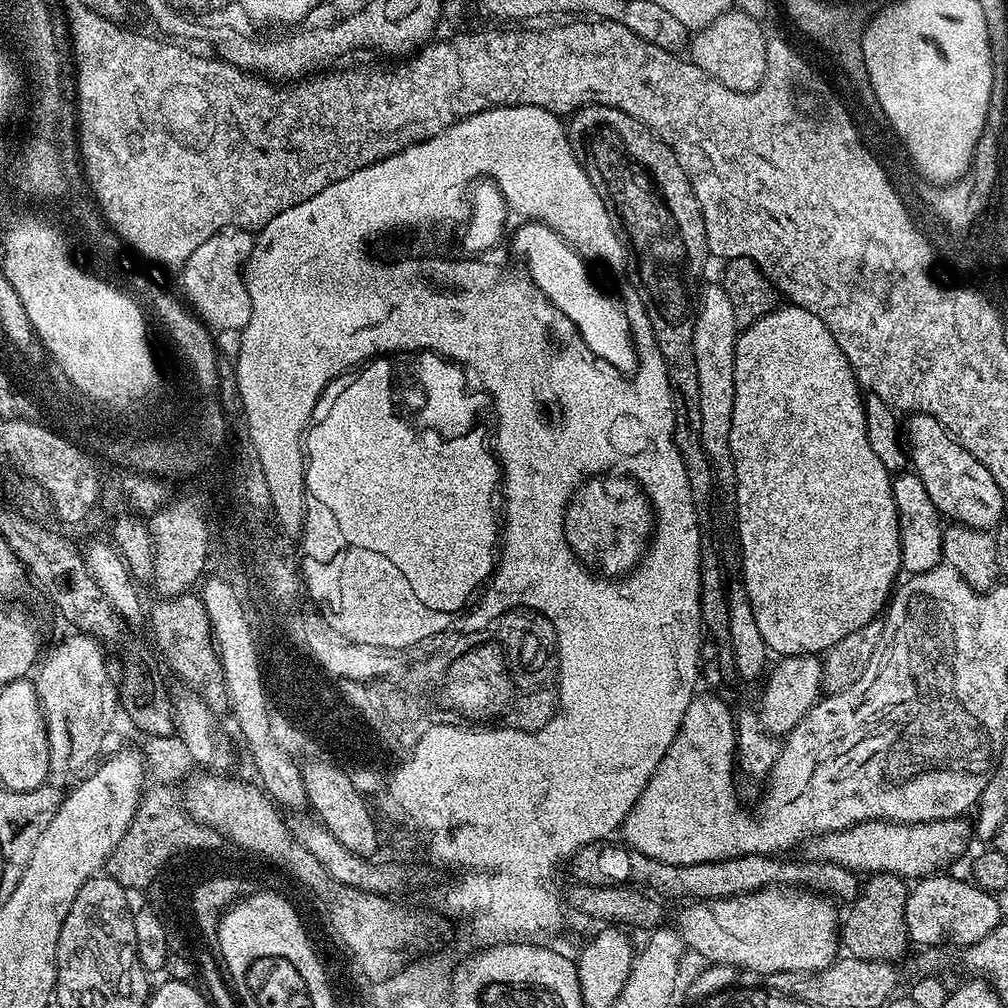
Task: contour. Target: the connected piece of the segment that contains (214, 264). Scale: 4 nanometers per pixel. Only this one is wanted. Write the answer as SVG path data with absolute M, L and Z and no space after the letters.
M243 228L216 232L210 238L206 238L206 242L202 242L202 246L198 246L198 250L194 250L194 254L190 254L190 258L186 258L179 269L180 284L184 287L184 292L182 291L183 299L203 317L208 327L217 333L239 333L250 322L252 307L250 306L248 288L244 284L243 271L245 264L248 263L248 255L252 252L253 243L253 233Z

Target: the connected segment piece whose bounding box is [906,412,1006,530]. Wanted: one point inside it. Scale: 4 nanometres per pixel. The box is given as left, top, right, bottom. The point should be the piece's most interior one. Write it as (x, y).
(960, 487)

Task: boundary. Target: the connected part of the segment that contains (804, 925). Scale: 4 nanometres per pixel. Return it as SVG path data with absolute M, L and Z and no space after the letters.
M773 886L760 888L755 892L746 892L740 895L726 897L724 899L701 899L699 902L689 903L689 908L681 910L680 917L674 921L674 924L680 933L681 941L683 941L687 947L689 944L698 955L705 956L705 961L714 964L731 964L732 967L737 970L743 970L743 968L745 968L748 972L764 972L763 974L771 974L774 972L815 972L822 968L829 968L829 966L835 964L838 959L838 953L836 953L836 944L838 948L838 916L836 920L836 908L831 903L836 905L827 895L817 894L812 890L801 890L796 886Z

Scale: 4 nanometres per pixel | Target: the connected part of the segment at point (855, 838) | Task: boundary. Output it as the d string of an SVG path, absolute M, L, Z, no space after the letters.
M967 819L935 820L925 824L896 824L892 820L867 820L855 824L852 828L844 828L840 832L828 832L824 836L815 837L811 841L811 854L817 861L828 861L840 864L849 872L857 874L875 874L878 872L895 872L905 878L923 878L939 873L947 864L952 864L956 856L960 856L968 848L968 839L974 836L973 829Z

